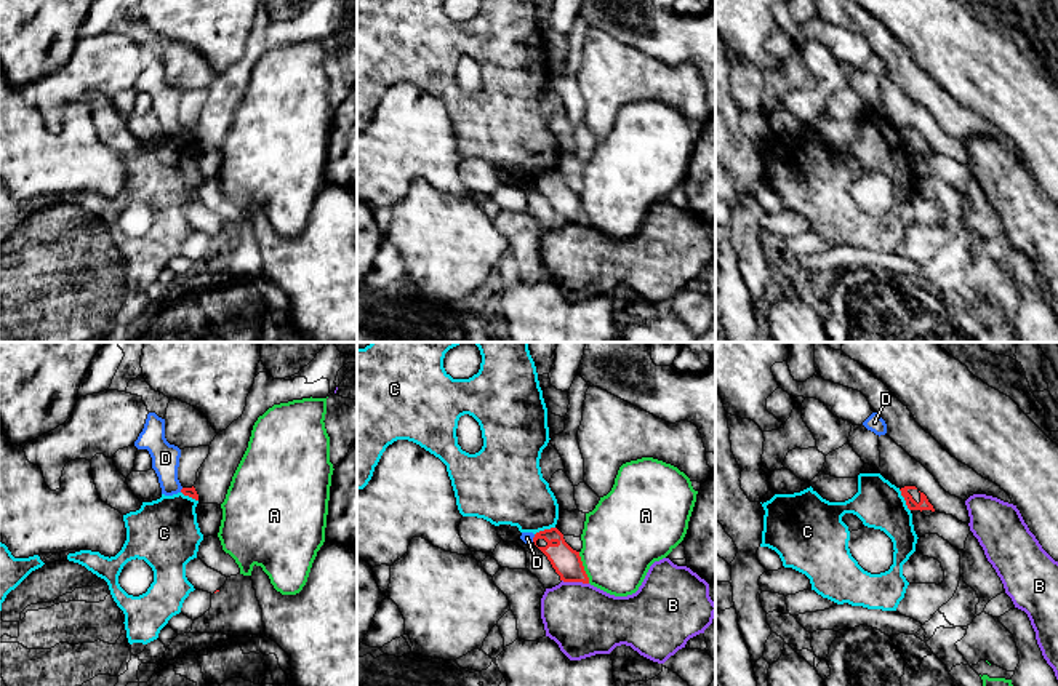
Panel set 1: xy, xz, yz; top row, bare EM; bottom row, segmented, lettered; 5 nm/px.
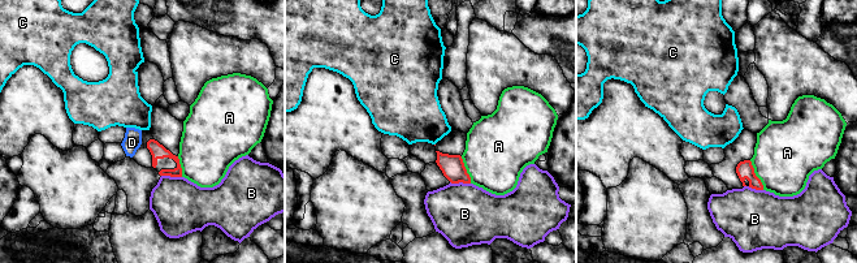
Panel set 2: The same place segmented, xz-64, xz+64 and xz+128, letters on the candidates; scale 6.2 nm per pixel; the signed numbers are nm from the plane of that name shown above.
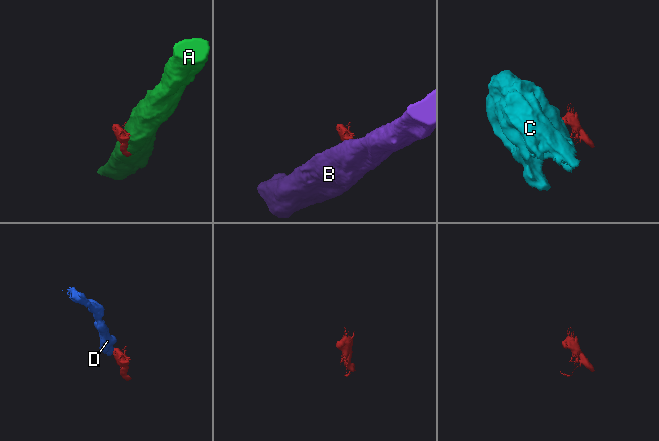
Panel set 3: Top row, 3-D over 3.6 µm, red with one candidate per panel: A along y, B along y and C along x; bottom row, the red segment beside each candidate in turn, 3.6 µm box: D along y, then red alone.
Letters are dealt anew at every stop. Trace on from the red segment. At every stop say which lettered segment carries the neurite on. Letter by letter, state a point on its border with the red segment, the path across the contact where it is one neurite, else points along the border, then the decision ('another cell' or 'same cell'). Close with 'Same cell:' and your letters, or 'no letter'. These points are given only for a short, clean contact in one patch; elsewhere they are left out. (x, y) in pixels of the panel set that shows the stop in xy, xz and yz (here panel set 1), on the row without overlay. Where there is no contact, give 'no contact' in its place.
A: xz (583, 210) | another cell
B: xz (575, 223) | another cell
C: yz (905, 141) | along yz (898, 131), (909, 152) | another cell
D: xz (533, 179) | along xz (535, 176), (532, 183) | another cell
Same cell: no letter

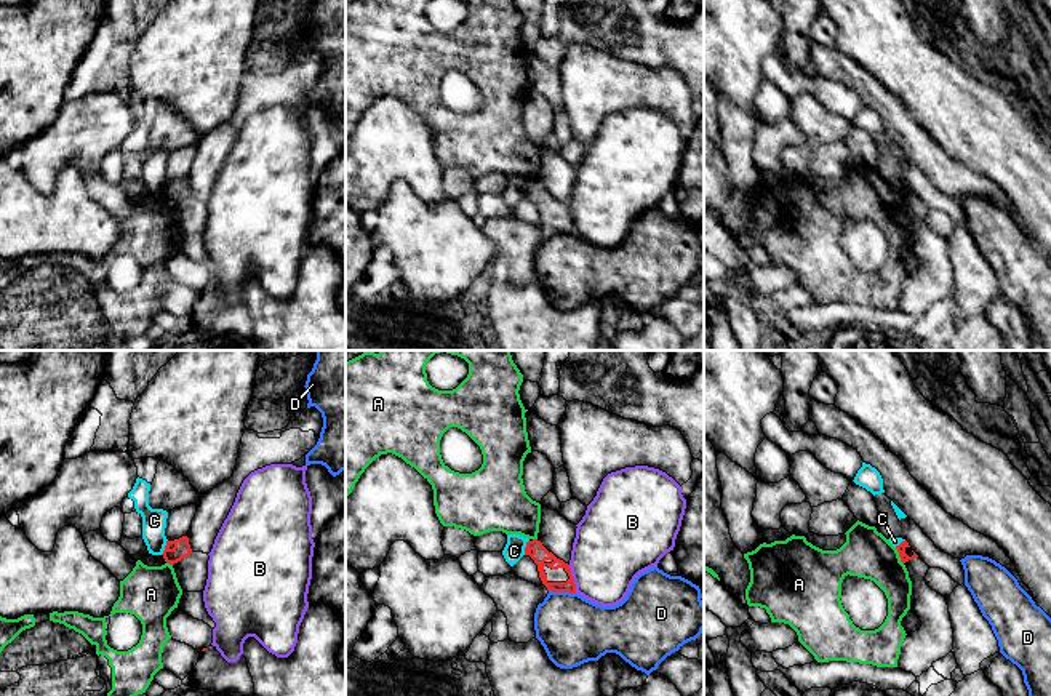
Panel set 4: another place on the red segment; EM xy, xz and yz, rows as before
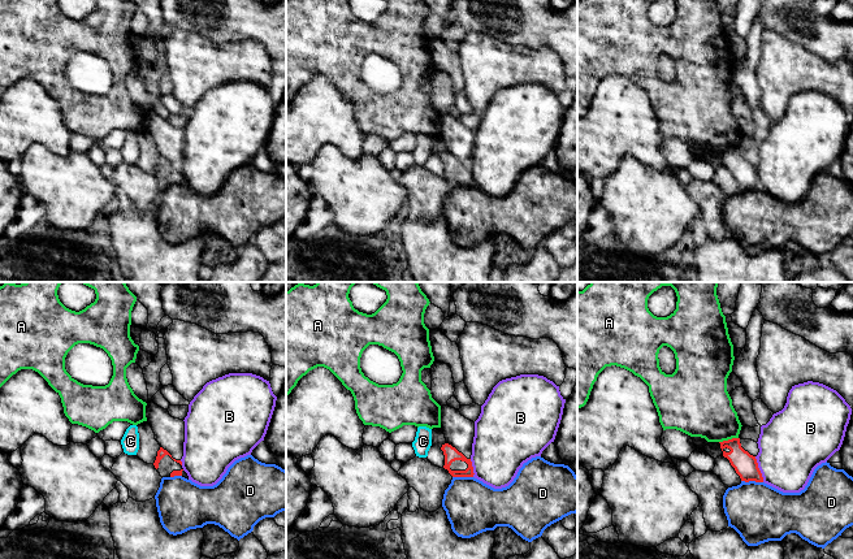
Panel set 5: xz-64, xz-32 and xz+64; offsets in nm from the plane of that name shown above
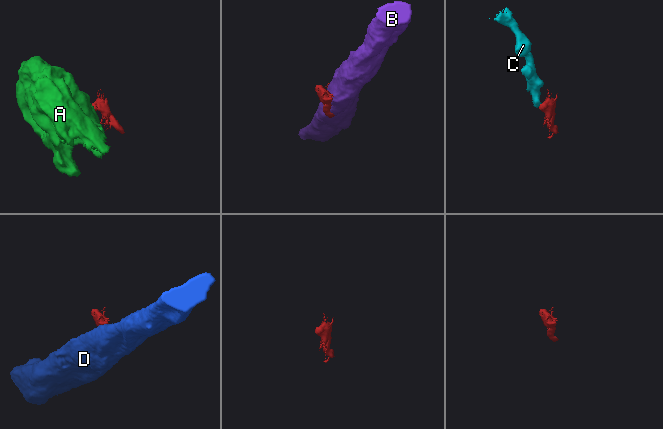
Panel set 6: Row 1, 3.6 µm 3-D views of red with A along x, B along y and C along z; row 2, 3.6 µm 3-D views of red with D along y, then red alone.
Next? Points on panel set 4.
A: yz (899, 197) | along yz (895, 189), (903, 205) | another cell
B: xz (573, 221) | another cell
C: xy (165, 189) | along xy (167, 181), (165, 191), (160, 196) | another cell
D: xz (562, 232) | another cell
Same cell: no letter

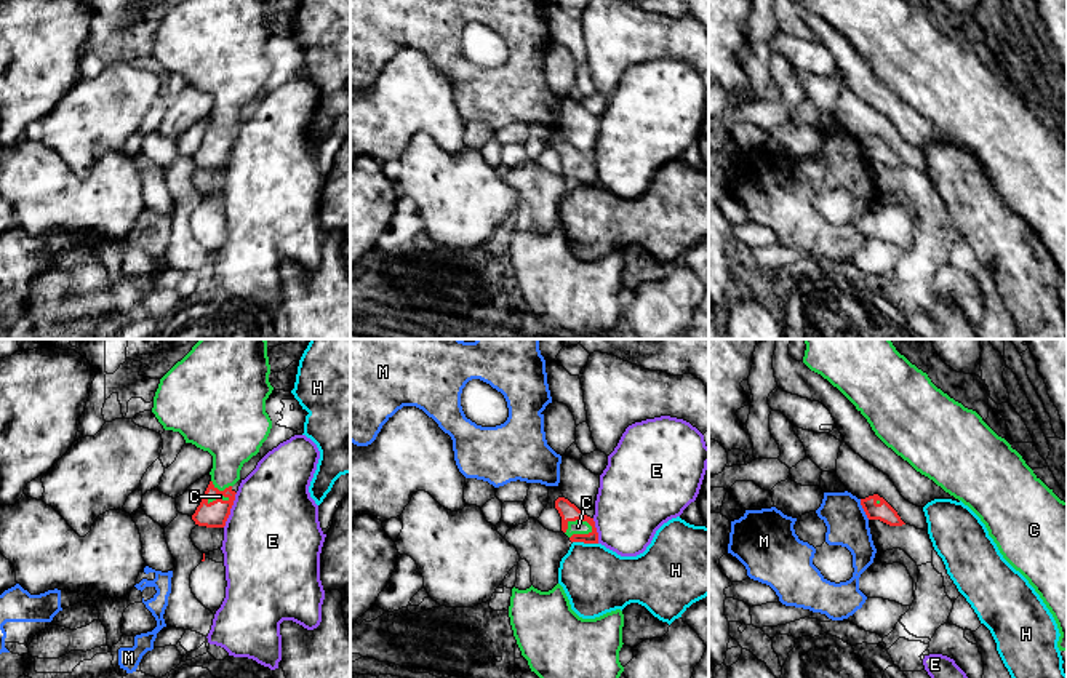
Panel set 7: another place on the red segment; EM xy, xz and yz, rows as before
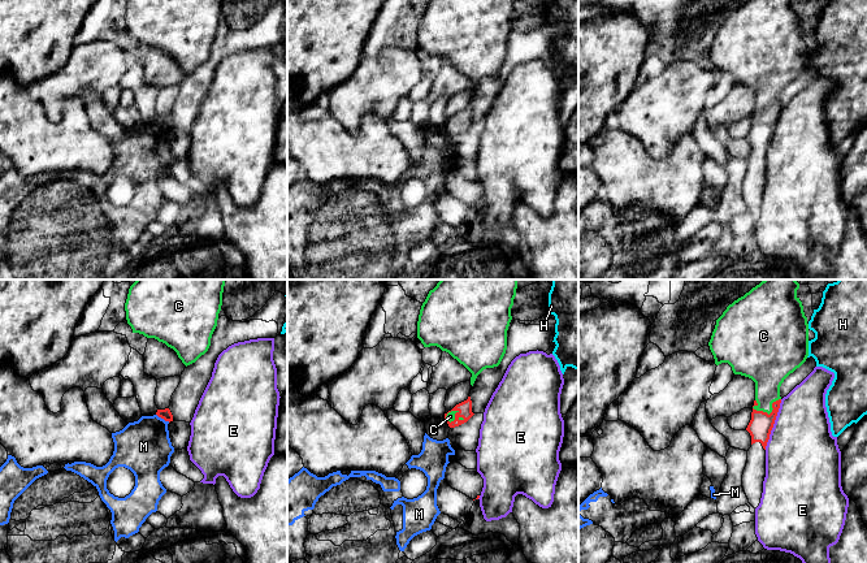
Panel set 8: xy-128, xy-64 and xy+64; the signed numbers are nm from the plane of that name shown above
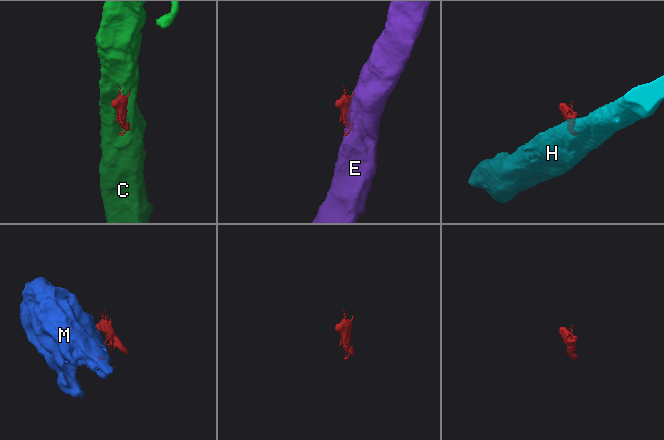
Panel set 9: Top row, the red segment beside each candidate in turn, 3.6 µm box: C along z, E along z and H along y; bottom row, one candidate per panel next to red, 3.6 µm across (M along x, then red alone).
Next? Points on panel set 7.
C: xz (575, 162) | across xz (568, 154), (575, 162), (578, 168) | same cell
E: xy (229, 152) | another cell
H: xz (586, 184) | another cell
M: yz (864, 151) | along yz (859, 141), (869, 160) | another cell
Same cell: C

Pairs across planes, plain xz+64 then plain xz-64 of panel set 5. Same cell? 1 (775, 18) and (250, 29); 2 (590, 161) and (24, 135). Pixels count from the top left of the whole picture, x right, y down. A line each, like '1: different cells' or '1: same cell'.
1: same cell
2: same cell

